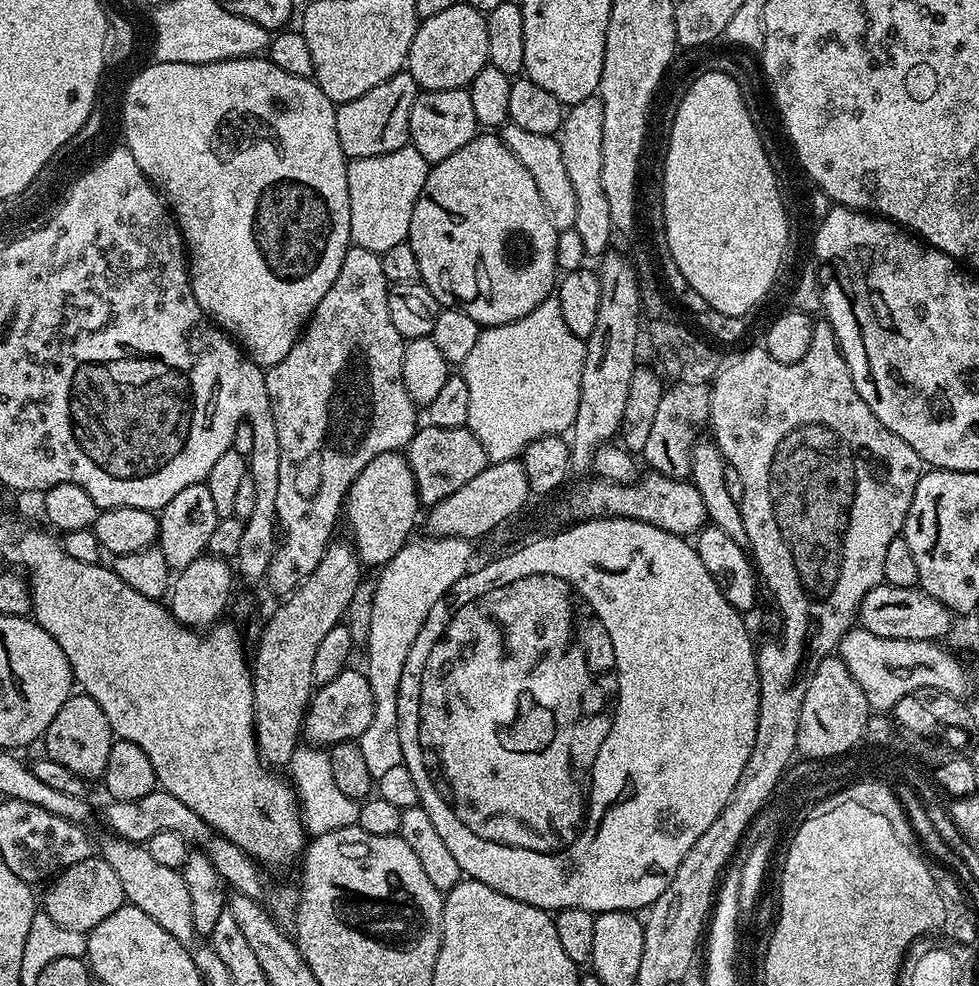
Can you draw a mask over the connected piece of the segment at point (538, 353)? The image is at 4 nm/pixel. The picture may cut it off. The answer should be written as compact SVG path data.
M556 298L543 300L530 314L506 325L485 327L474 350L464 359L462 379L468 391L468 423L466 427L482 442L489 461L514 460L530 442L543 436L567 433L575 422L582 386L585 341L570 331L562 318L566 311Z

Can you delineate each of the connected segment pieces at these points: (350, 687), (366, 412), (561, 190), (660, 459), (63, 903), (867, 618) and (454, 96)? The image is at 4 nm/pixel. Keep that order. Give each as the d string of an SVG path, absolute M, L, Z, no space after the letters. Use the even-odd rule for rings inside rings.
M355 667L344 669L338 678L319 685L312 693L312 701L308 704L308 711L304 713L304 731L307 743L312 746L331 746L343 740L358 741L360 736L370 726L370 718L374 718L374 694L370 694L370 682L363 671L355 672Z
M355 246L349 247L346 258L342 258L342 270L338 270L338 276L338 283L326 290L328 300L322 298L322 302L318 302L320 316L312 313L302 339L292 349L290 359L271 365L263 377L272 407L270 424L276 427L274 448L276 452L284 452L284 468L277 464L274 468L274 511L283 535L285 532L286 540L295 547L302 544L322 544L328 547L329 543L325 542L324 536L333 539L336 519L339 516L341 519L348 492L360 471L374 458L378 458L378 454L407 449L418 427L418 405L407 393L406 382L402 379L406 341L398 334L398 330L394 330L394 322L390 322L390 285L386 274L382 274L380 253ZM311 364L324 364L320 368L324 376L318 377L317 380L304 380L308 376L304 368L310 367Z
M515 122L503 125L498 135L514 154L514 158L518 158L518 162L522 162L526 170L530 170L530 178L534 178L534 186L538 186L538 194L542 194L542 206L546 206L546 214L550 214L550 222L554 222L557 233L575 229L578 201L575 198L574 186L570 182L570 174L566 174L566 166L562 163L559 139L555 135L547 136L544 132L523 128Z
M676 382L665 391L662 402L658 402L658 414L654 414L654 427L650 430L650 438L642 453L642 460L653 468L653 473L662 475L667 480L689 479L692 449L698 440L696 428L692 424L709 423L711 397L712 393L707 384L686 385Z
M89 858L71 868L65 868L59 873L57 889L52 888L42 896L42 911L58 925L89 933L94 926L98 926L98 922L114 914L114 910L124 907L126 901L122 882L118 882L118 874L114 874L106 866L96 868L94 861L95 859Z
M887 582L874 586L874 590L870 590L870 594L866 594L866 598L862 598L858 613L859 627L870 630L870 634L878 634L878 638L898 638L899 640L943 641L945 639L943 636L952 628L952 620L954 620L954 614L948 605L938 602L938 598L926 594L923 588L894 586Z
M443 88L442 90L424 90L417 95L414 106L410 110L410 126L408 139L411 147L426 158L429 165L442 162L454 154L454 150L462 150L466 142L470 142L478 134L478 125L474 118L474 106L470 103L467 88Z

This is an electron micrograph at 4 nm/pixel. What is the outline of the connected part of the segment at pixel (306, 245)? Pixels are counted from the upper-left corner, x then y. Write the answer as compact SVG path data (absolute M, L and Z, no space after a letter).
M308 176L308 184L296 184L296 192L276 188L268 200L258 202L258 208L264 208L264 224L256 220L260 248L268 252L268 260L276 264L276 272L280 272L284 280L292 280L292 284L308 280L308 276L324 264L328 244L332 244L332 204L328 204L328 196L324 196L324 192L312 184L312 176Z

